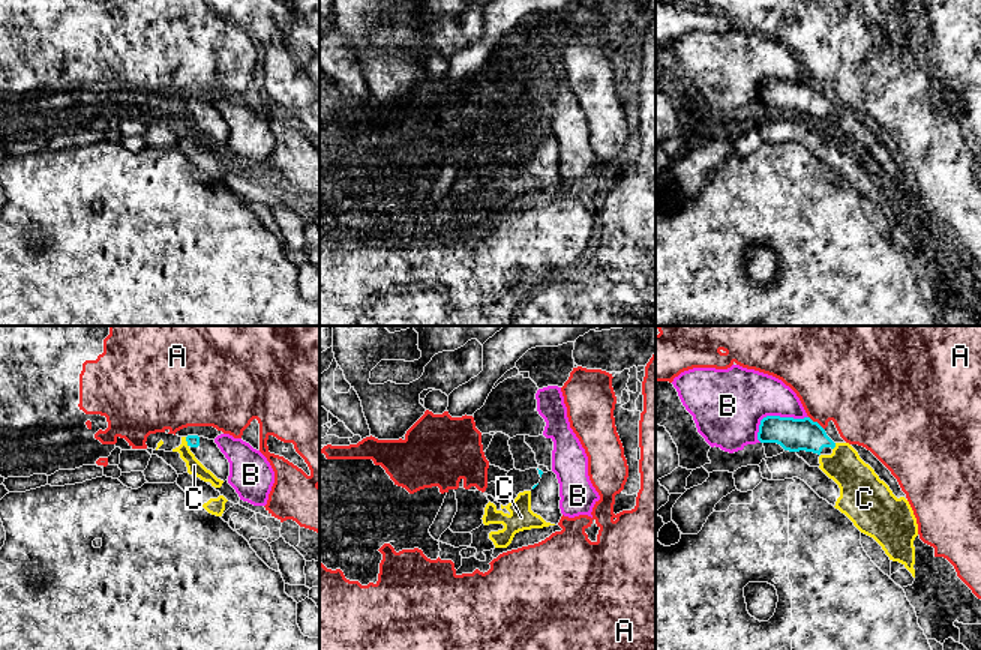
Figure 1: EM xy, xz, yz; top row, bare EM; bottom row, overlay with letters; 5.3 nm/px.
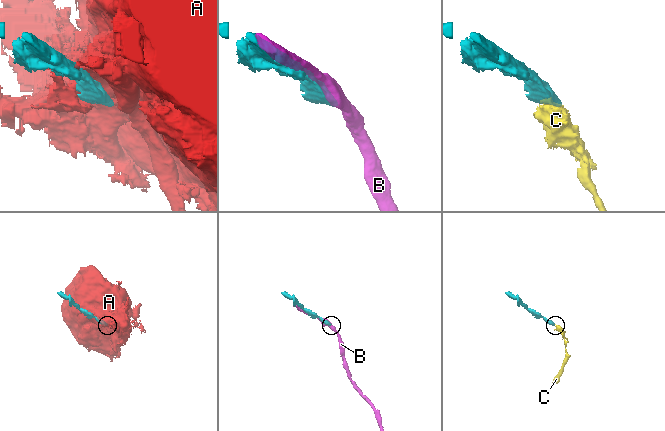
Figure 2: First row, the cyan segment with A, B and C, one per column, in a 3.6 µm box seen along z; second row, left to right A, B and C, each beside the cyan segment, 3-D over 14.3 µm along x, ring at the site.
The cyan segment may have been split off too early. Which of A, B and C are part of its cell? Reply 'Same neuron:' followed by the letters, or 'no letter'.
Same neuron: C

